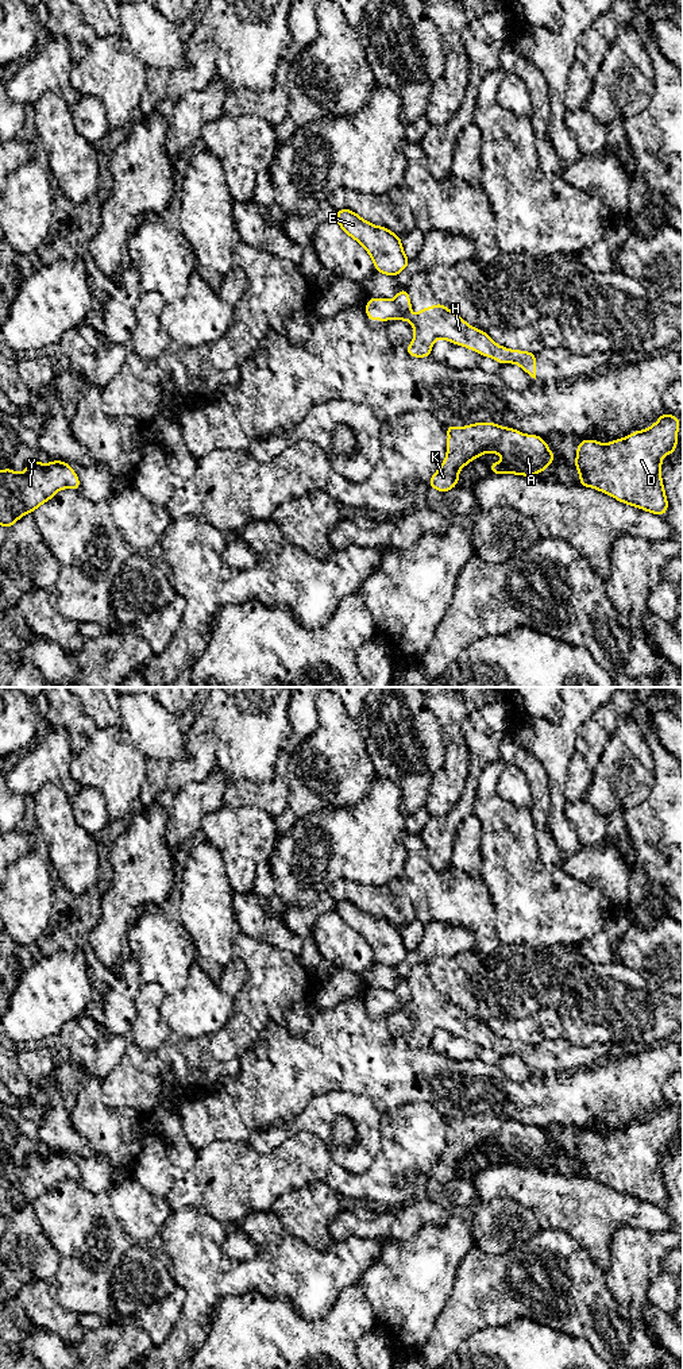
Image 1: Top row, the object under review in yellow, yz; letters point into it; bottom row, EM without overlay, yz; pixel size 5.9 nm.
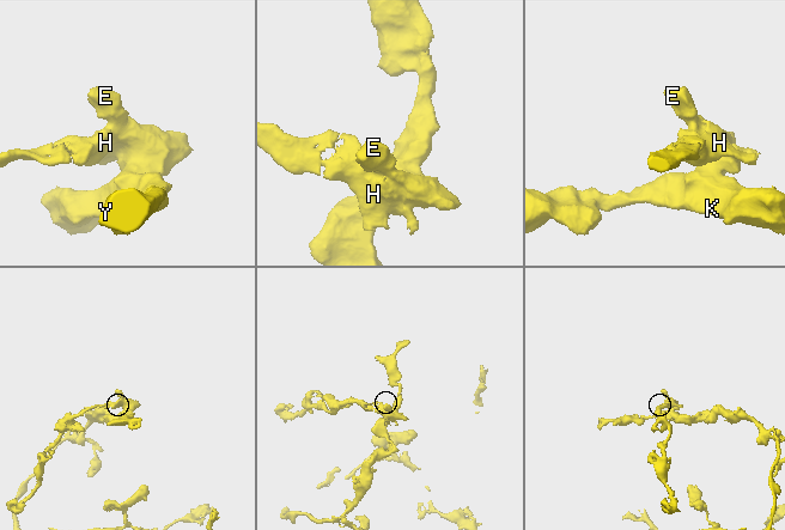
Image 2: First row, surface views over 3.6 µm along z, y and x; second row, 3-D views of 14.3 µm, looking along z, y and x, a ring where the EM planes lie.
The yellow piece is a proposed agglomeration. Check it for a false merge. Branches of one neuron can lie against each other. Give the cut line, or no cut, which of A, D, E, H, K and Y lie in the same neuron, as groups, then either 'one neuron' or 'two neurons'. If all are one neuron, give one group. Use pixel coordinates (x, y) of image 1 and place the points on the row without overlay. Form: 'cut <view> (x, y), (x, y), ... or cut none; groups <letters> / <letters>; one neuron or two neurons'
cut yz (393, 991), (404, 1005), (411, 1005); groups A D E K Y / H; two neurons

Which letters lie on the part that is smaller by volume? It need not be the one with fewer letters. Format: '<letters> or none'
H

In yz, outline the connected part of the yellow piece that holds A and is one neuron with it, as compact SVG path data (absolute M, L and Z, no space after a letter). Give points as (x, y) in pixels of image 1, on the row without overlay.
M475 1114L467 1118L447 1117L445 1121L448 1123L447 1148L439 1161L429 1171L429 1179L441 1184L456 1177L459 1172L459 1161L462 1158L486 1144L495 1144L503 1149L501 1154L491 1153L490 1156L491 1162L495 1166L517 1165L535 1168L555 1152L555 1146L551 1144L544 1130L537 1126L524 1126L517 1121L499 1118L494 1114Z

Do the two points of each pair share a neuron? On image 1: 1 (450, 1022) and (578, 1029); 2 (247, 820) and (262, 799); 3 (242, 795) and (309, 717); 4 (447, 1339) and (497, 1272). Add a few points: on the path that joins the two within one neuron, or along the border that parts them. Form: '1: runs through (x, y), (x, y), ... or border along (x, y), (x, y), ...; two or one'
1: border along (564, 1037), (578, 1045), (595, 1044); two
2: border along (224, 803), (228, 806), (259, 808), (273, 818); two
3: runs through (266, 791), (280, 778), (285, 752), (293, 741); one
4: runs through (455, 1323), (489, 1288); one

